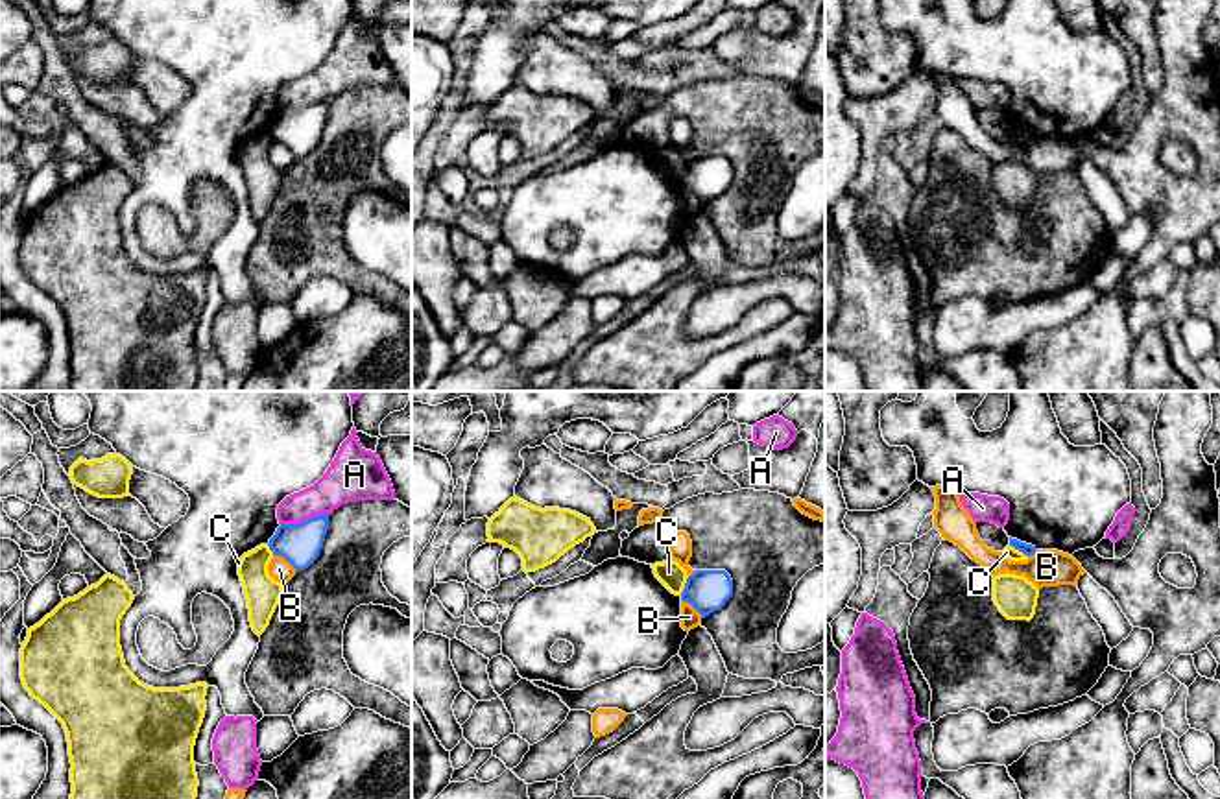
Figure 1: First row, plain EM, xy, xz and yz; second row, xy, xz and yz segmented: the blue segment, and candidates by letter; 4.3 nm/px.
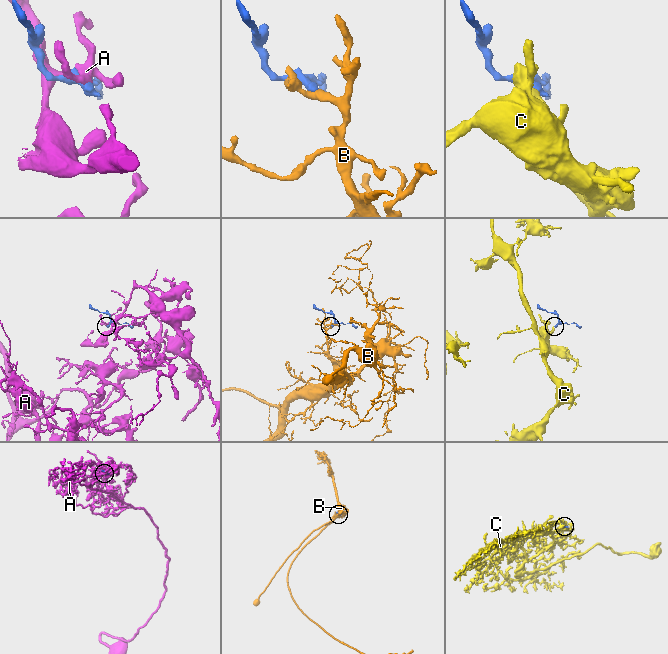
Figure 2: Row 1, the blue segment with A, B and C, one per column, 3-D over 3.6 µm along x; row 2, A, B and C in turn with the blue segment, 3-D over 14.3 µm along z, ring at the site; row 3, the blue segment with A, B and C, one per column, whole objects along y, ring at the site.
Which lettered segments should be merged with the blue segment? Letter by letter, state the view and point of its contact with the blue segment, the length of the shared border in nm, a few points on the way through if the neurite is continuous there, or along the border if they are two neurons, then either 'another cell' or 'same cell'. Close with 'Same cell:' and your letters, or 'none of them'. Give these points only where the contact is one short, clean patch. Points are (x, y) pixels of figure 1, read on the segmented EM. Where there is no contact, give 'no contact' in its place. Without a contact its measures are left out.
A: contact xy (305, 521); length 220 nm; another cell
B: contact xy (285, 558); length 130 nm; another cell
C: contact xz (685, 585); length 100 nm; border xz (689, 576), (680, 595); another cell
Same cell: none of them

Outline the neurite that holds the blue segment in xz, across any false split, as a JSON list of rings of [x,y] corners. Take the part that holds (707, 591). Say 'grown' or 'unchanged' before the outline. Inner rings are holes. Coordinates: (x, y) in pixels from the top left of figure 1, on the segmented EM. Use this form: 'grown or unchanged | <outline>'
unchanged | [[[696,570],[687,578],[681,602],[690,603],[701,618],[720,611],[733,596],[733,579],[725,570]]]

